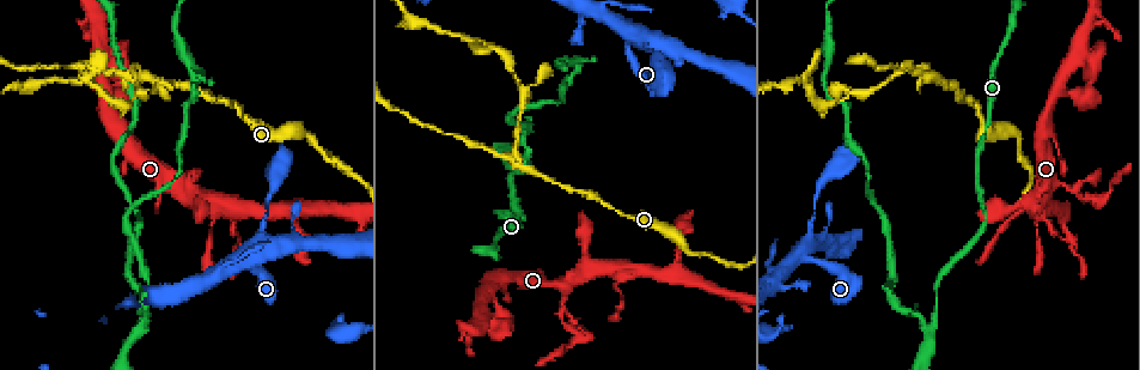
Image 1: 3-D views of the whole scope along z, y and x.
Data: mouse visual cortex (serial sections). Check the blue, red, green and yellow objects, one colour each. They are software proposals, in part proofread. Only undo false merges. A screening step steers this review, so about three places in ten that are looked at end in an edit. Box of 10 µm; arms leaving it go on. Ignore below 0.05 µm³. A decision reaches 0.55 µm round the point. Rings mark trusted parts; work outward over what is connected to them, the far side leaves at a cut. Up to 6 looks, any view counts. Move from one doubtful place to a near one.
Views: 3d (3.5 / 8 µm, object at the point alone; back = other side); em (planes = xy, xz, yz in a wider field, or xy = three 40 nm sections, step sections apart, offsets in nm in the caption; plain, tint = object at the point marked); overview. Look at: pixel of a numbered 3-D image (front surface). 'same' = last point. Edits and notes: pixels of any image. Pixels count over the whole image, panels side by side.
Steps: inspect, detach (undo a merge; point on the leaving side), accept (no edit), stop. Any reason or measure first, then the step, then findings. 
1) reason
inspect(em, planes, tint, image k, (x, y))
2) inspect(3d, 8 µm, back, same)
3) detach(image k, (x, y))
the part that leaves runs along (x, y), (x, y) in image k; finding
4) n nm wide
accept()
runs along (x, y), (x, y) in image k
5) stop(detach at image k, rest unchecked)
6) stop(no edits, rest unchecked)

branch point
inspect(3d, 3.5 µm, image 1, (129, 75))

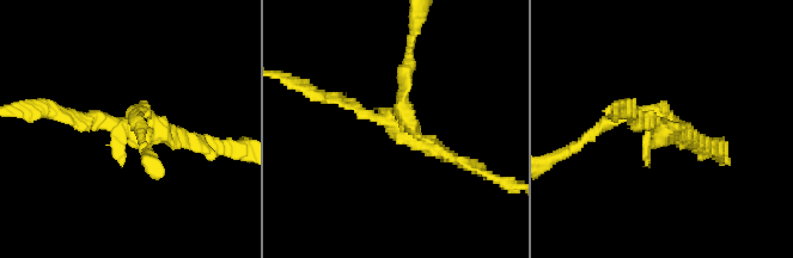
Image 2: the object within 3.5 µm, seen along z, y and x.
now the EM
inspect(em, xy, step 3, tint, image 2, (392, 119))

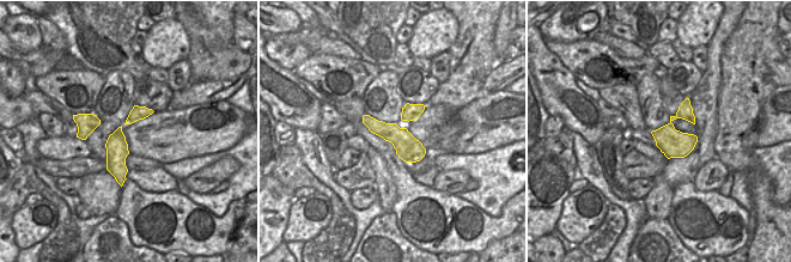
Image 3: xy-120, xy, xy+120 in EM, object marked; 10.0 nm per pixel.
detach(image 2, (605, 123))
two cells meet here

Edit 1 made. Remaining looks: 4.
redraw
inspect(overview)

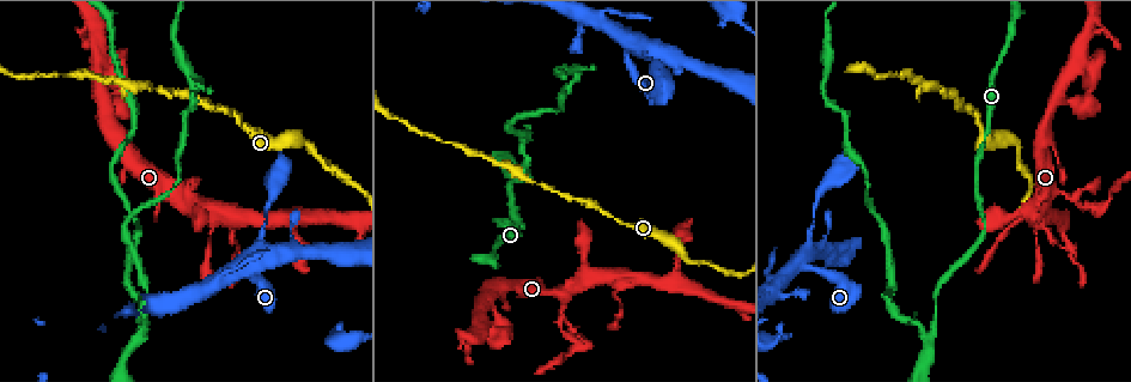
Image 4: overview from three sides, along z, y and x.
a fork
inspect(3d, 3.5 µm, image 4, (234, 220))

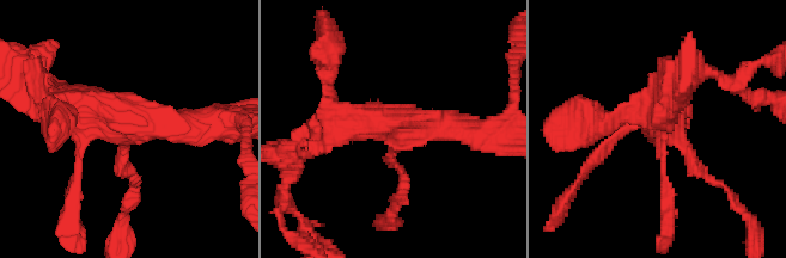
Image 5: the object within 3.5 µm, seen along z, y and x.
inspect(em, xy, step 3, tint, image 5, (127, 128))

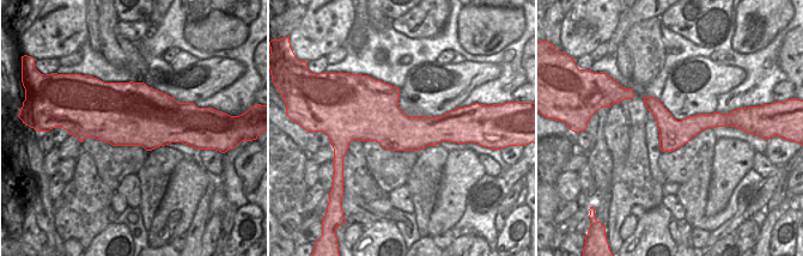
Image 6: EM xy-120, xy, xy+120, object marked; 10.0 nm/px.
accept()
runs along (55, 99), (126, 126), (206, 122) in image 5; continuous, no second cell

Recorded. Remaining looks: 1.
stop(detach at image 2, rest unchecked)

